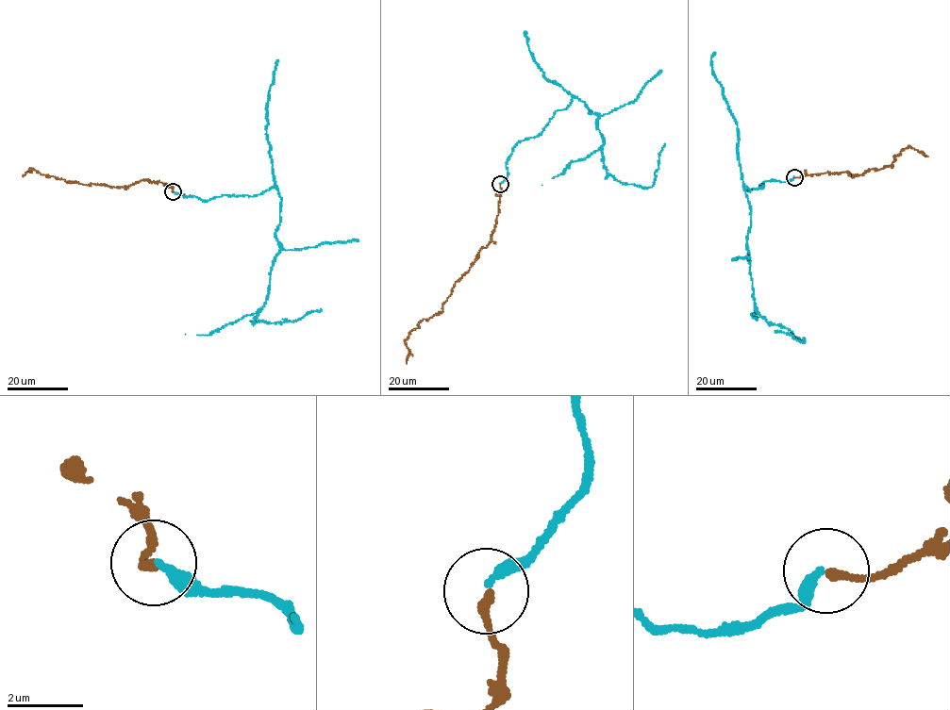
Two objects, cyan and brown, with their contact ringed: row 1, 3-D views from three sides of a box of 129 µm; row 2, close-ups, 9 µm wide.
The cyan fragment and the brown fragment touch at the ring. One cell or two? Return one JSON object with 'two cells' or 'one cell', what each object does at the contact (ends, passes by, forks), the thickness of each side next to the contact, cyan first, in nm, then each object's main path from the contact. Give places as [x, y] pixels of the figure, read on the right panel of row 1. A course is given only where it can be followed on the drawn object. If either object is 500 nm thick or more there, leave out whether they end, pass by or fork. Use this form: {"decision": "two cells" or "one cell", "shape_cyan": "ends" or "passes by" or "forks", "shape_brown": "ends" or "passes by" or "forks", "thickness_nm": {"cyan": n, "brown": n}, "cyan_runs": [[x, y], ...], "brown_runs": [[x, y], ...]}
{"decision": "one cell", "shape_cyan": "ends", "shape_brown": "ends", "thickness_nm": {"cyan": 280, "brown": 240}, "cyan_runs": [[794, 177], [763, 182], [750, 191], [744, 187], [751, 209], [746, 243], [757, 312], [805, 341], [774, 331]], "brown_runs": [[794, 177], [847, 171], [858, 174], [891, 167], [893, 156], [909, 146], [928, 156]]}

